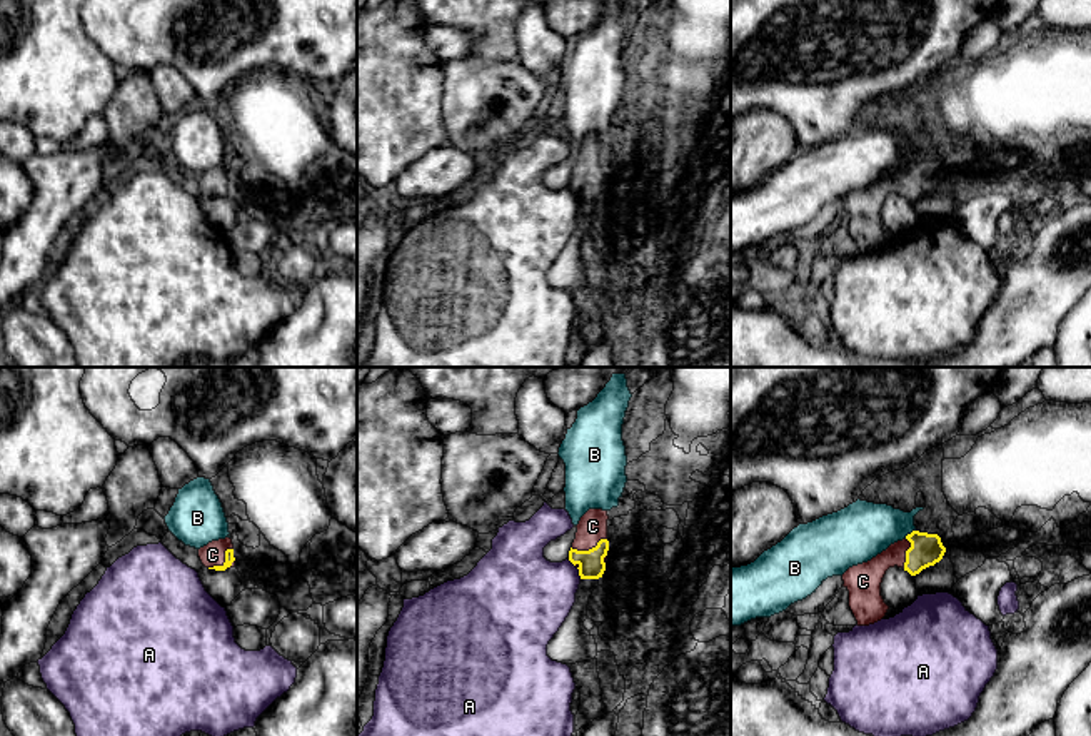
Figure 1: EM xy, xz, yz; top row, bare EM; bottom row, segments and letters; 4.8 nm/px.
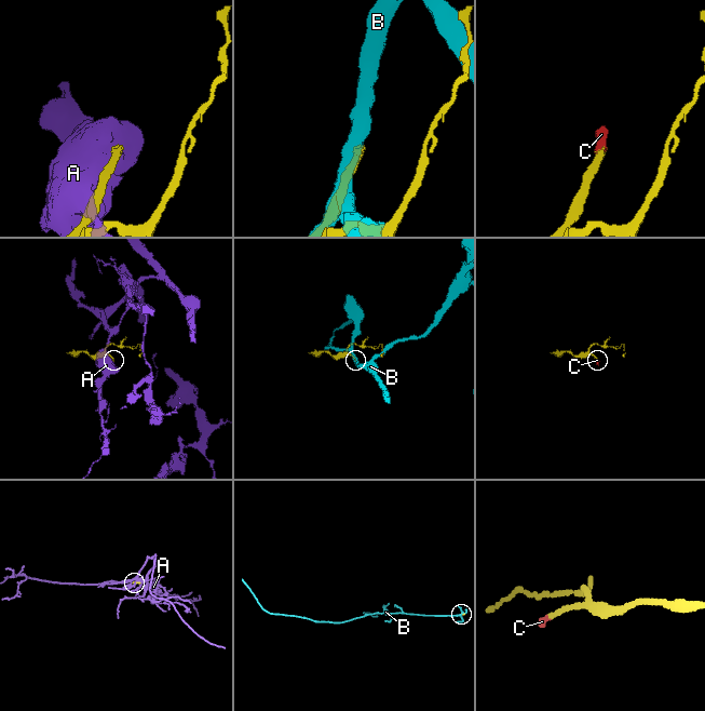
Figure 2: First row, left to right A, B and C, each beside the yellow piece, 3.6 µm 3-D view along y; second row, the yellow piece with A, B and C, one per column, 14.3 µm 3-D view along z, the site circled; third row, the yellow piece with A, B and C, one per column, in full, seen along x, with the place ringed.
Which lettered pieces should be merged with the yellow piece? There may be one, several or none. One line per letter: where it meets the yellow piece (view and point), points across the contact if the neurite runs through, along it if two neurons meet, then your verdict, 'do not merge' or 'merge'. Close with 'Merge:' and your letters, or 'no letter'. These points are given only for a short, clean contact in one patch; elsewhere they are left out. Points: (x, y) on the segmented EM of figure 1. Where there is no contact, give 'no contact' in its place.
A: contact xz (578, 568); do not merge
B: contact yz (911, 533); do not merge
C: contact xz (589, 549); way xz (591, 563), (589, 549), (593, 526); merge
Merge: C

